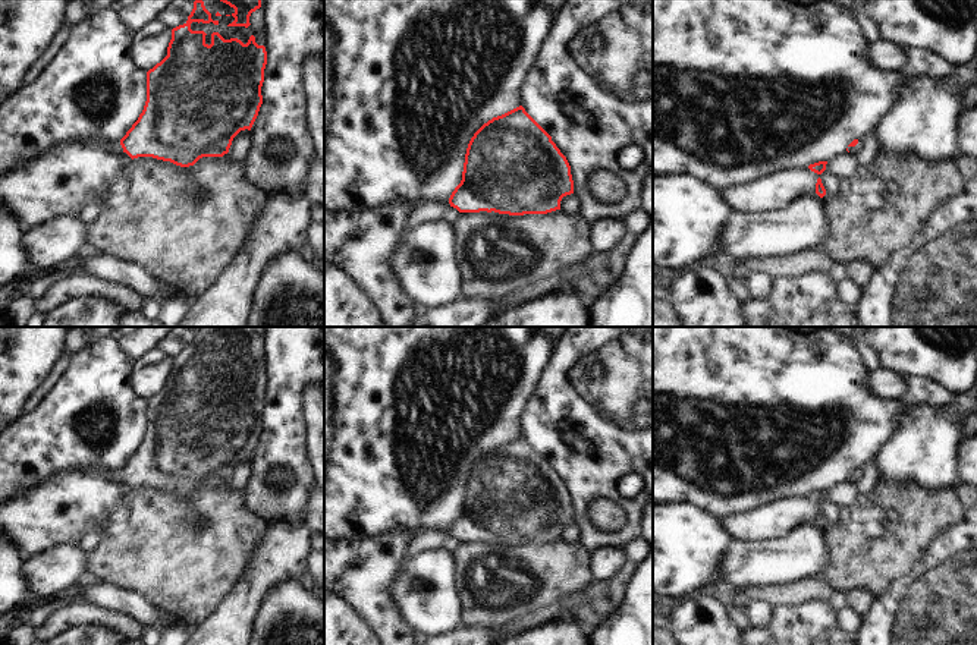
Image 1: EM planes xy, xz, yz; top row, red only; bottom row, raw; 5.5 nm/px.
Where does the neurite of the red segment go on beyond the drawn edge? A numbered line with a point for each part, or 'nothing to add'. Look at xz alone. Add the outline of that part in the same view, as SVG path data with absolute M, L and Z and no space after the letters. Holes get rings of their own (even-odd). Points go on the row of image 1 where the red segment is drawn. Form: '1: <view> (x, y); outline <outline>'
1: xz (429, 208); outline M424 199L417 202L408 214L403 229L424 220L439 220L443 215L443 210L447 207L450 207L449 199Z

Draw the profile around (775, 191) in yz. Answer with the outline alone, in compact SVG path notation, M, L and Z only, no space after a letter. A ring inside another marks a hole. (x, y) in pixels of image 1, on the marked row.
M788 167L750 182L719 191L720 198L736 213L782 210L797 196L814 192L820 174L810 169Z

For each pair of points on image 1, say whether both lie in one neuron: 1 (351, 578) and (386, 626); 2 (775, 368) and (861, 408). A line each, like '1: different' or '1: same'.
1: same
2: same

